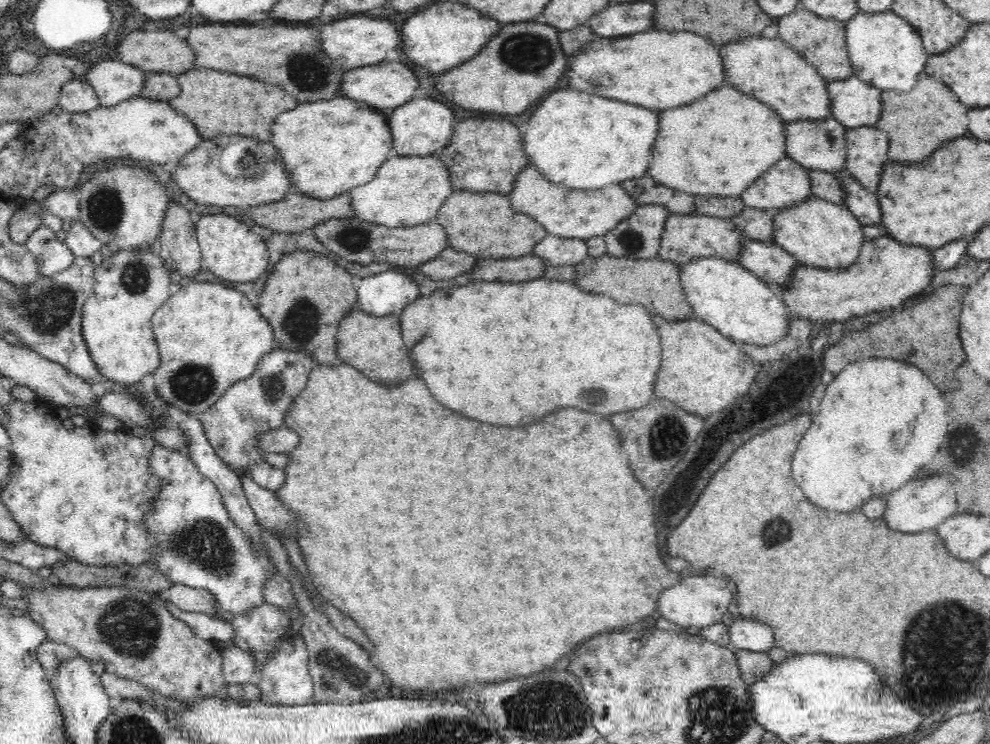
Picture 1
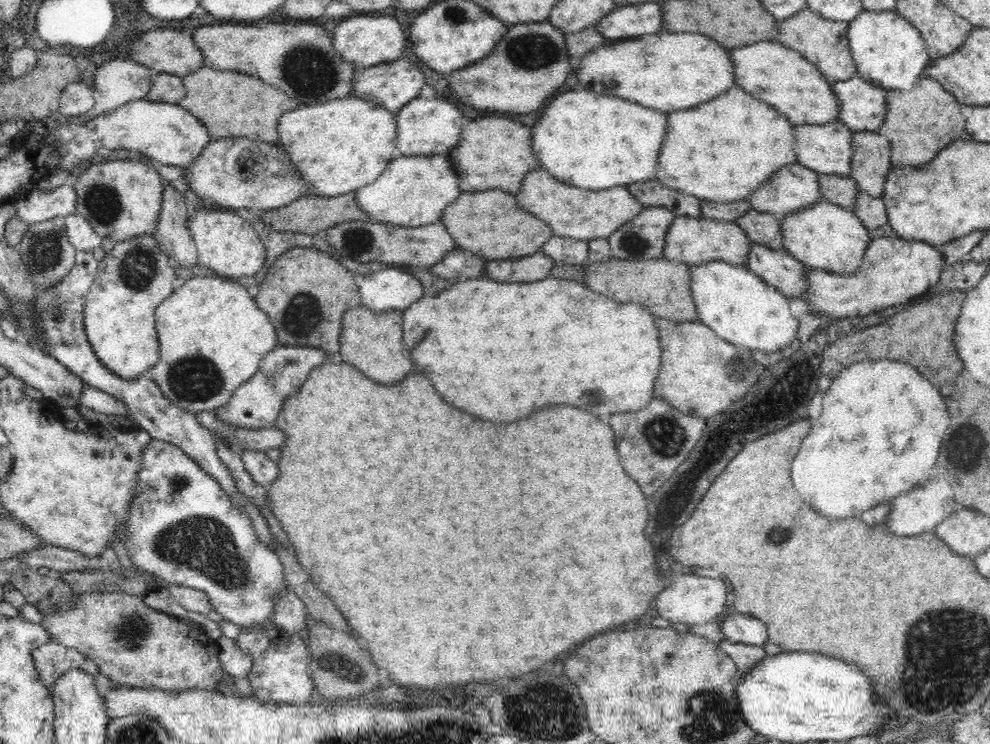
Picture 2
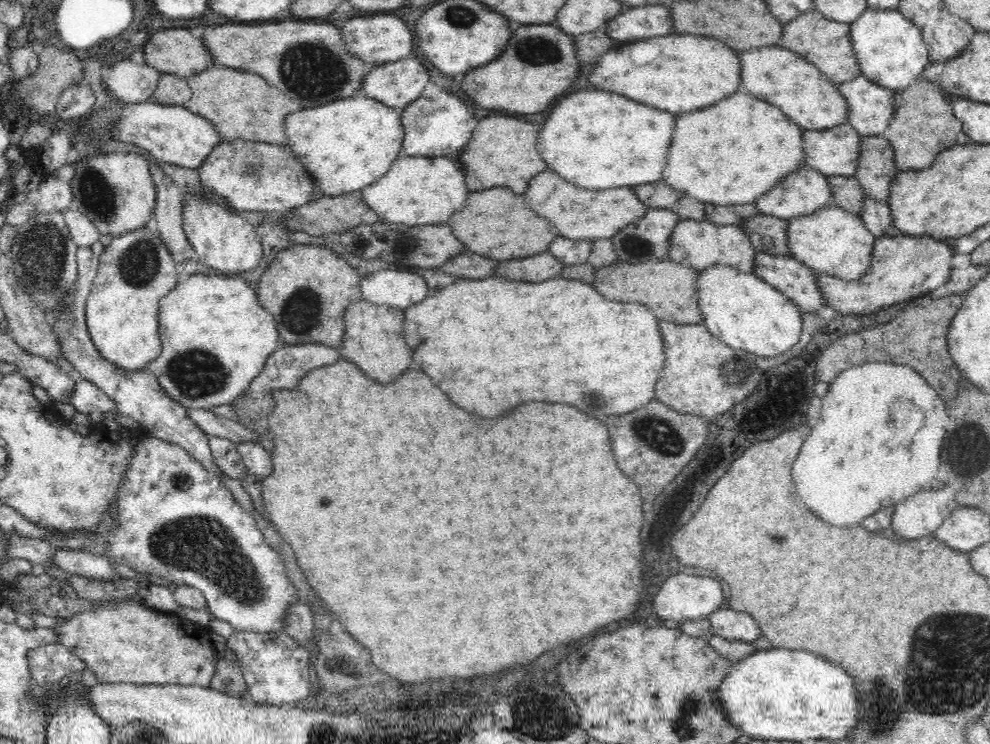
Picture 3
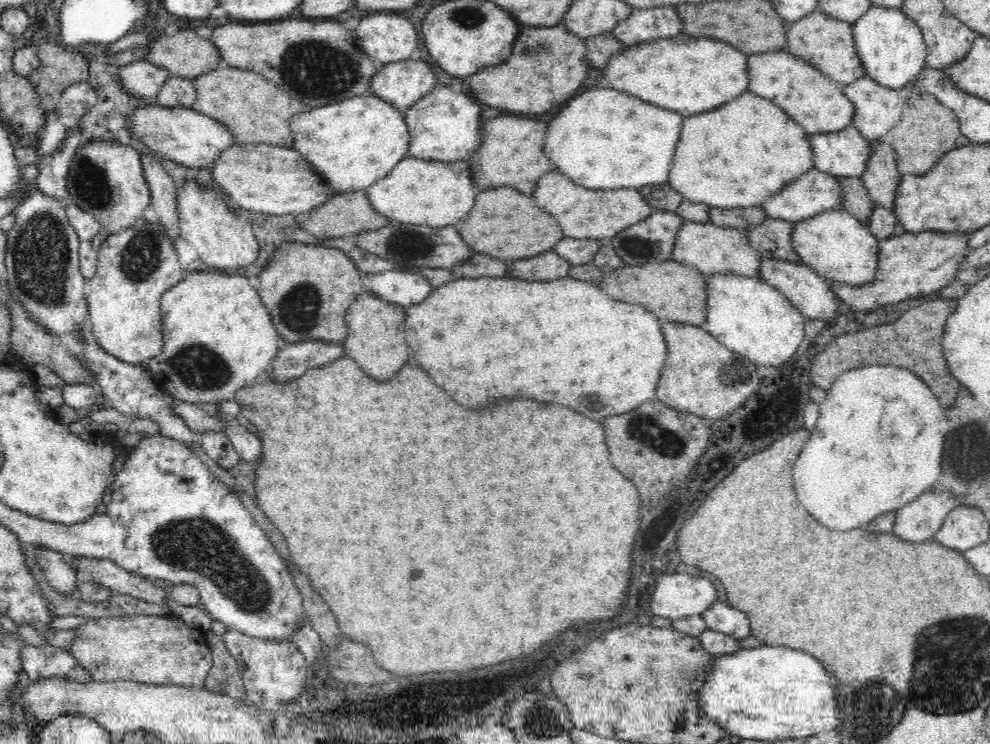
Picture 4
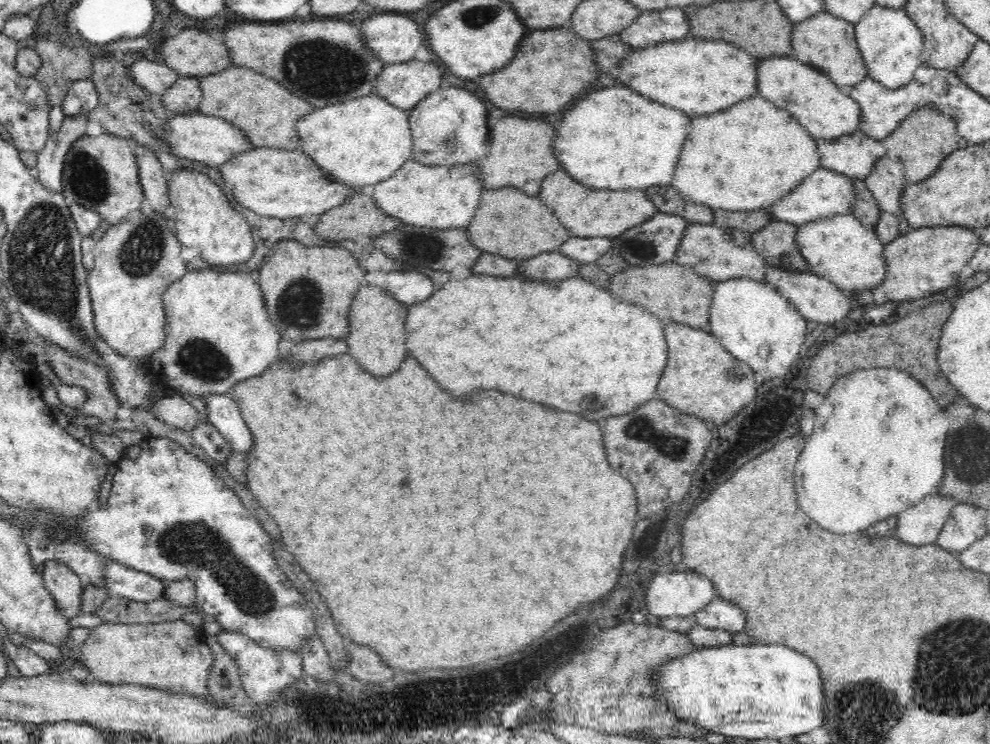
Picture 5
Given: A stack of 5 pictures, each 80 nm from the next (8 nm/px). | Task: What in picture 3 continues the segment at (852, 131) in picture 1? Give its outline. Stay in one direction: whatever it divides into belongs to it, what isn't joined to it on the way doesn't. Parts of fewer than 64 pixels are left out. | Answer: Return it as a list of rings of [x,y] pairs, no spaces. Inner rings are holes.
[[[862,135],[859,138],[859,157],[855,177],[866,196],[887,202],[890,181],[897,173],[893,148],[881,135]]]

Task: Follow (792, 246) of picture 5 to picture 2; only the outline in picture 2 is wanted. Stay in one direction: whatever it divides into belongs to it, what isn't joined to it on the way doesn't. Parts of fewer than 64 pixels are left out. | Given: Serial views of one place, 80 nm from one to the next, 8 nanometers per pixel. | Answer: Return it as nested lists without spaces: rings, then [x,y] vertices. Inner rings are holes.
[[[750,210],[738,218],[737,224],[742,227],[750,244],[760,244],[774,249],[782,249],[781,221],[774,214]]]

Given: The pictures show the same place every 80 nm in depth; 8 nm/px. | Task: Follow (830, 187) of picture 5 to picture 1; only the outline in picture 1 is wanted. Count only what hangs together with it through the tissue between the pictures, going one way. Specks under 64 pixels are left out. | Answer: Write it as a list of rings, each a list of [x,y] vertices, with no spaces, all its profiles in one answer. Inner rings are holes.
[[[790,157],[778,159],[742,192],[746,207],[776,212],[811,195],[808,169]]]

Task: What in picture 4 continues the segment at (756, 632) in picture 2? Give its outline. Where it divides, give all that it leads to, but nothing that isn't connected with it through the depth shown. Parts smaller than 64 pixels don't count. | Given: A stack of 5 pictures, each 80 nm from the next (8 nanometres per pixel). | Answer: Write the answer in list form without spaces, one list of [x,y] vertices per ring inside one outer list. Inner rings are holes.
[[[721,597],[702,614],[708,628],[734,637],[738,642],[752,636],[752,625],[746,613],[732,608]]]

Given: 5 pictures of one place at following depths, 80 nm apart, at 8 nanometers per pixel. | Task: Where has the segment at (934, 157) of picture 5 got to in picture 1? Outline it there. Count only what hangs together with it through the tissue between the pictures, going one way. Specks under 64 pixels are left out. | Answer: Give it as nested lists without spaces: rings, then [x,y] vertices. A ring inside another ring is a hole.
[[[926,72],[918,76],[916,88],[910,92],[906,91],[906,94],[898,94],[898,91],[882,91],[881,112],[876,125],[880,130],[886,130],[886,134],[890,136],[890,150],[888,150],[890,160],[920,162],[942,142],[964,136],[968,130],[968,116],[966,116],[968,108],[958,100],[958,96],[950,88],[946,88],[940,80],[928,76]]]

